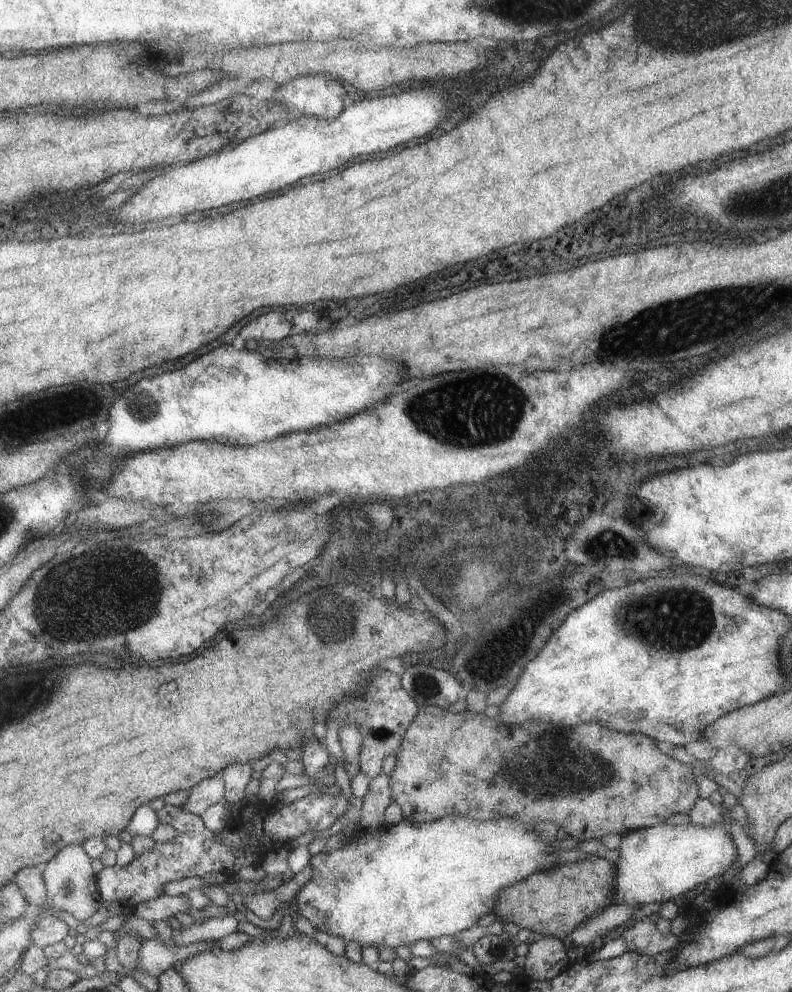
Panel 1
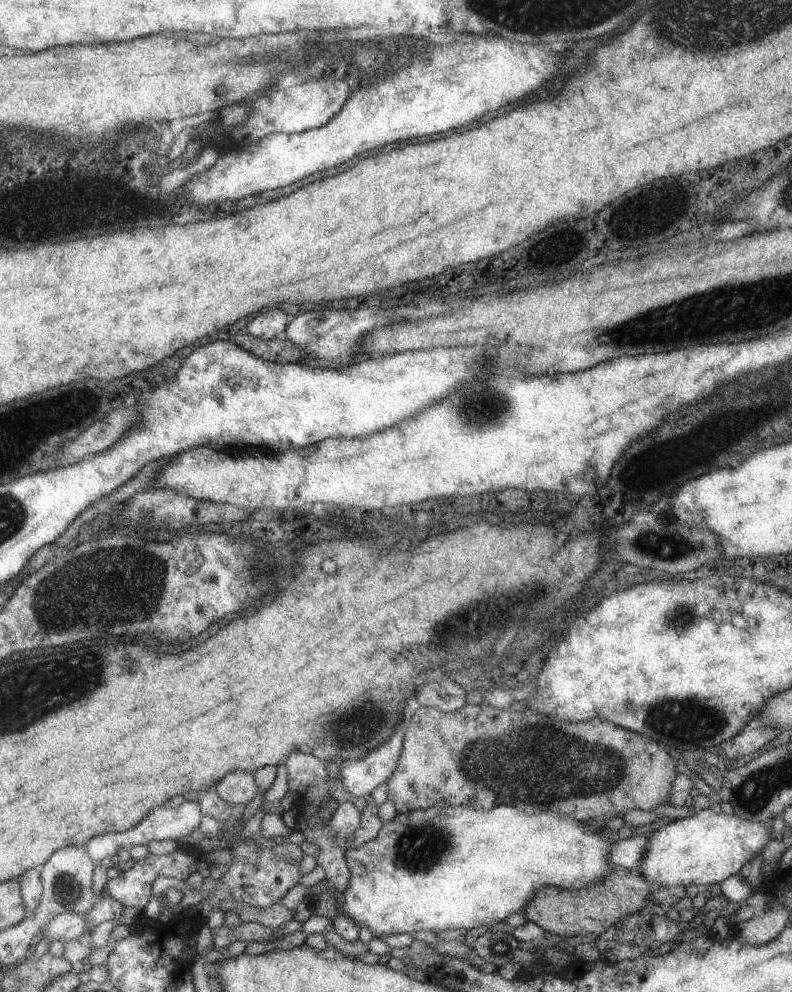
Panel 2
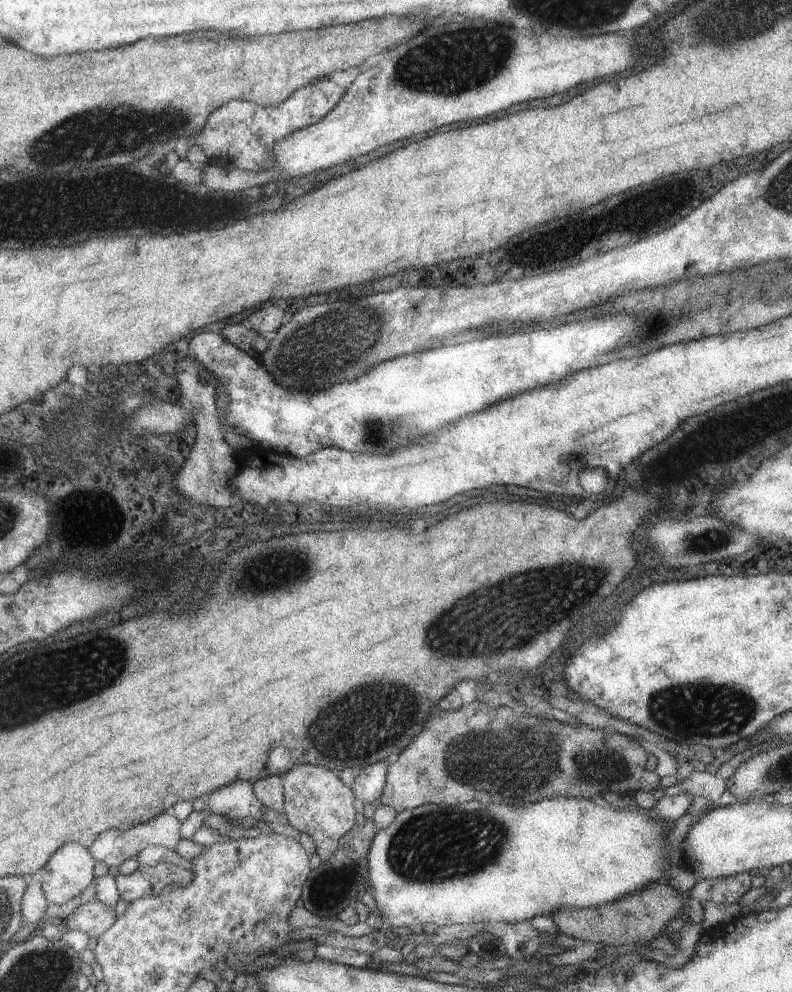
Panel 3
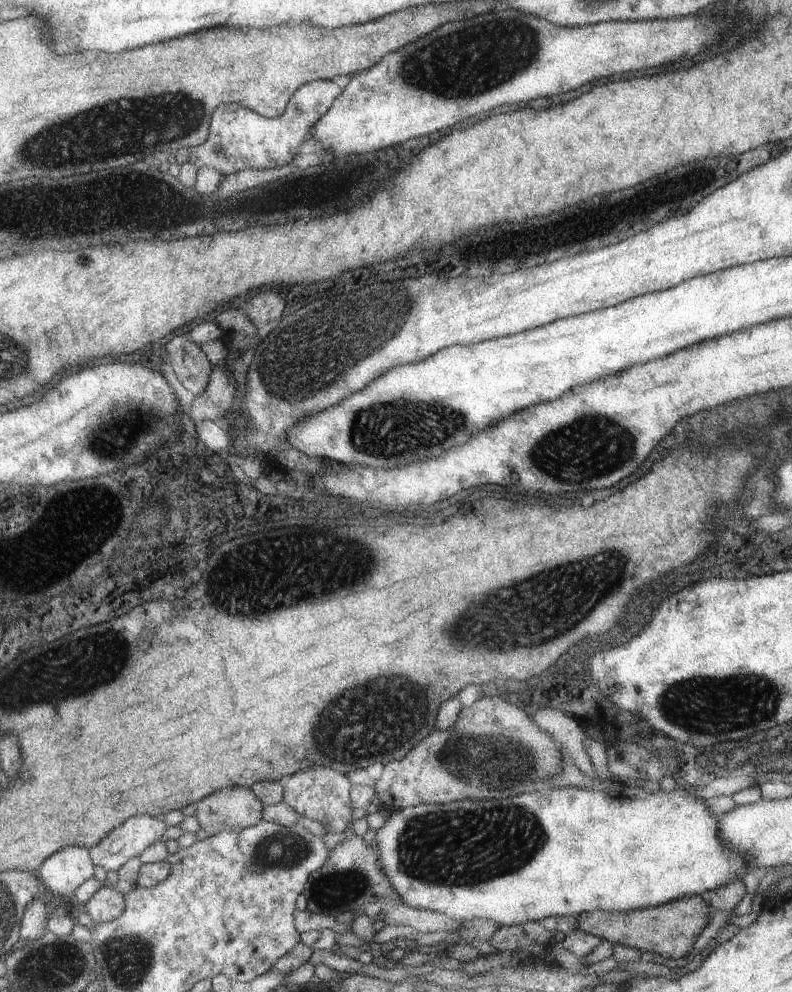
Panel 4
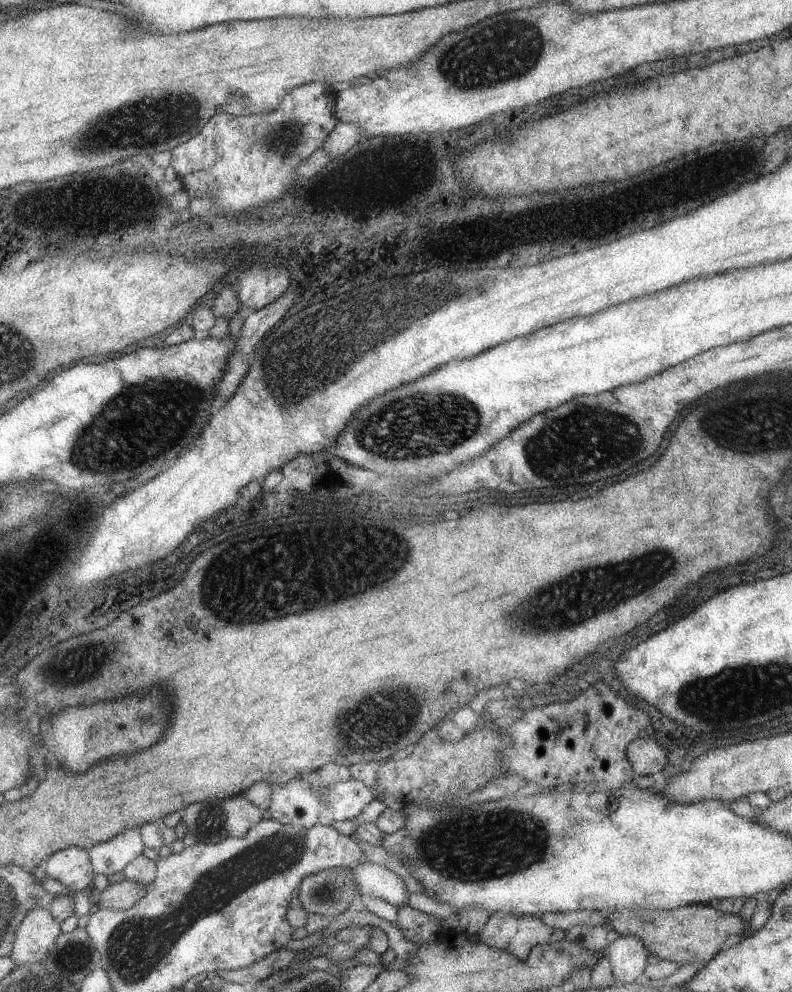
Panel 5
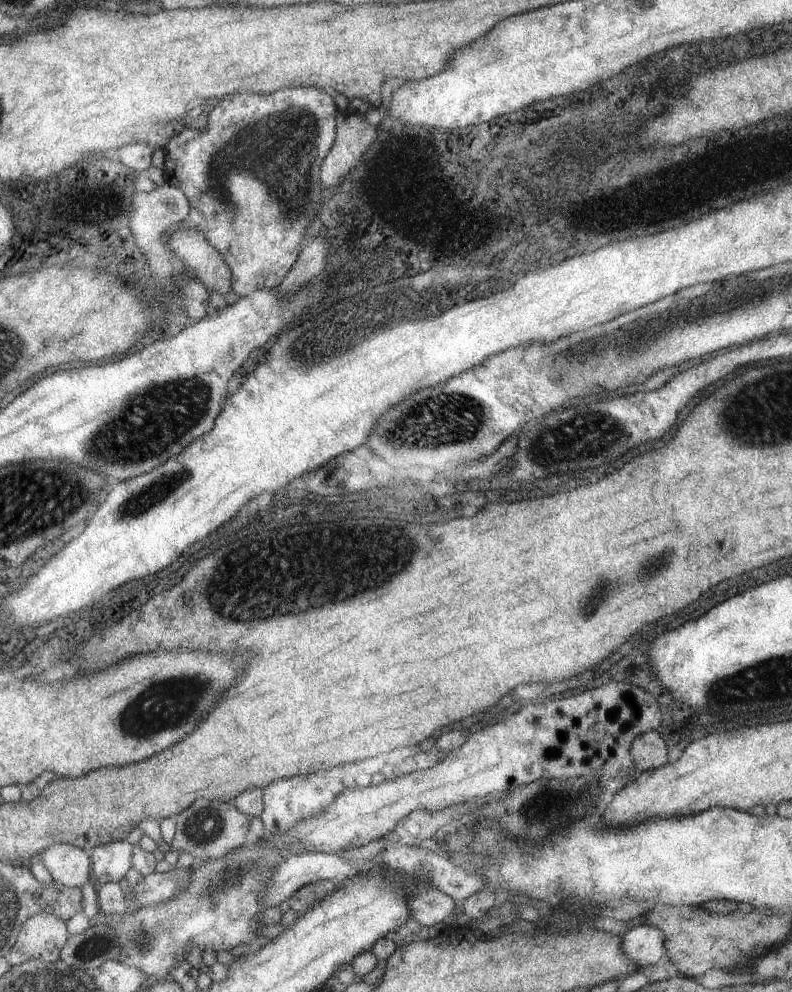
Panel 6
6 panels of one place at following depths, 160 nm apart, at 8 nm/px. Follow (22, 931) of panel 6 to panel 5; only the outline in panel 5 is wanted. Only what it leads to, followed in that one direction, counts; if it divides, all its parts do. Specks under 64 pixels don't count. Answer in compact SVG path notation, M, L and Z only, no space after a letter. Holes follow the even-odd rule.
M47 909L30 910L15 931L9 958L17 966L39 964L59 933L60 923L54 920Z

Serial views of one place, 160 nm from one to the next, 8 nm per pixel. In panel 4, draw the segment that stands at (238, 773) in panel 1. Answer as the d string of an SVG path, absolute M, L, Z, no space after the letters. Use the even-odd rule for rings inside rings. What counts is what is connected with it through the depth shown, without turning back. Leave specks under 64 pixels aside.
M249 787L221 788L195 804L200 828L209 835L240 831L261 821L262 804Z

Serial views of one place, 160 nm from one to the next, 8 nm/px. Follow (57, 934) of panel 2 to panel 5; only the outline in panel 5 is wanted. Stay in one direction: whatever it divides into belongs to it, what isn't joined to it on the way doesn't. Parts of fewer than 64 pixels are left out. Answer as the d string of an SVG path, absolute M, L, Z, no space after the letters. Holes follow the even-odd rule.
M125 878L119 883L108 884L99 894L98 908L127 910L143 896L145 889L145 886Z

